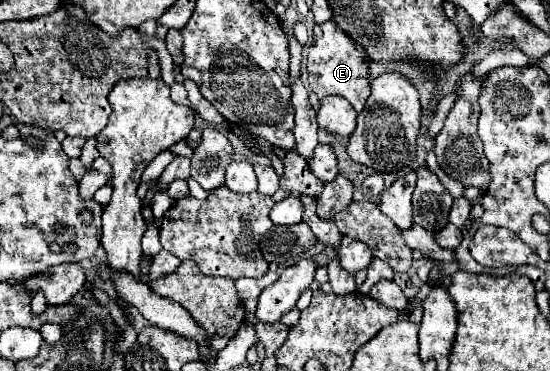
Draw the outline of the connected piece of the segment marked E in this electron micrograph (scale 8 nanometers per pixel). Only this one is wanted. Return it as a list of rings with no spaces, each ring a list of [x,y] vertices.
[[[332,20],[316,24],[312,32],[312,44],[306,54],[308,84],[312,92],[322,100],[326,96],[346,98],[356,112],[364,110],[364,104],[370,96],[370,64],[362,46],[358,46],[344,30],[340,30]]]

